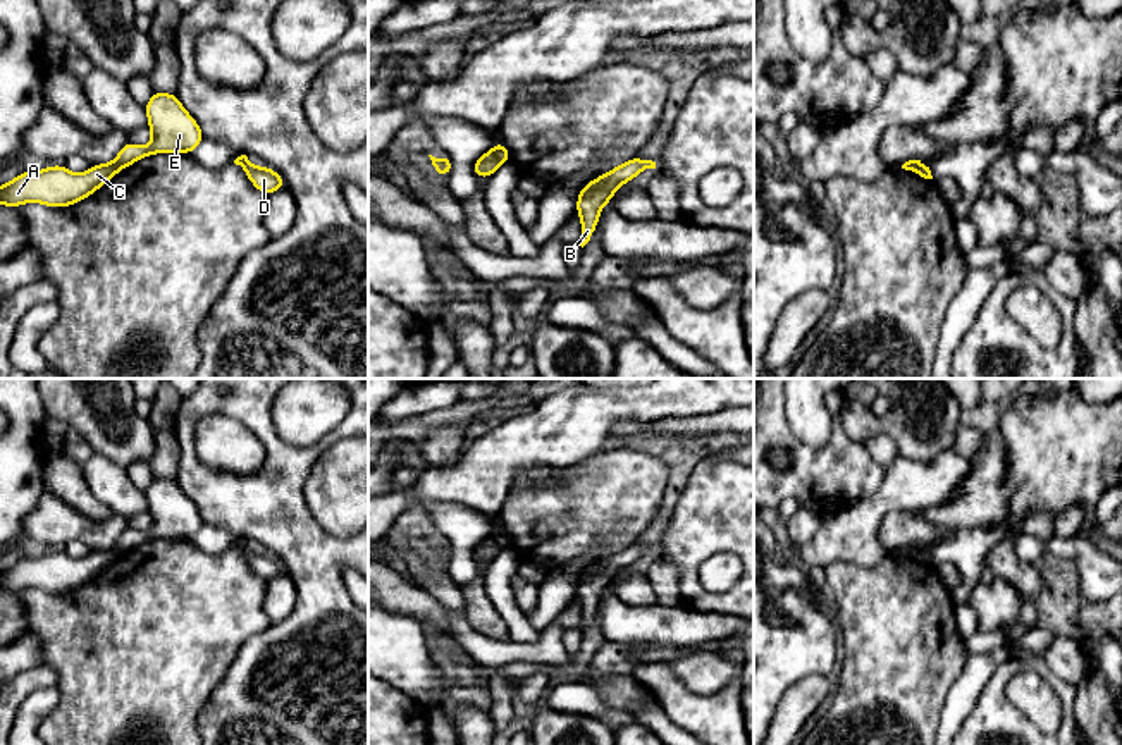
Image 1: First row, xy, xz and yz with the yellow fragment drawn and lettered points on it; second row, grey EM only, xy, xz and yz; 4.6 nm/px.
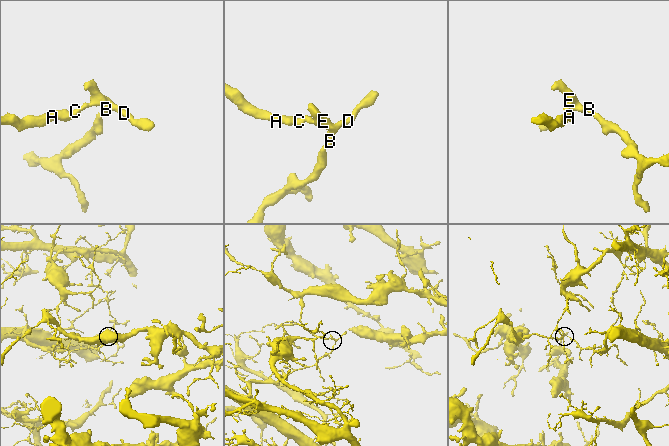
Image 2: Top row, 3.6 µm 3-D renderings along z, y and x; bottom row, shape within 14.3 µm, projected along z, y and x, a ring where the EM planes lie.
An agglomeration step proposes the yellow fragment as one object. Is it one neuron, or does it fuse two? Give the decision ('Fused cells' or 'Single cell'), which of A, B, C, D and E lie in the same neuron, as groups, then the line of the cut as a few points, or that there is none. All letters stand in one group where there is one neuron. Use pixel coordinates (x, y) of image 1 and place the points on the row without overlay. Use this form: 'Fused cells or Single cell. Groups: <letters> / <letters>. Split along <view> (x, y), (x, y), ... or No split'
Fused cells. Groups: A C / B D E. Split along xz (493, 535), (501, 547)

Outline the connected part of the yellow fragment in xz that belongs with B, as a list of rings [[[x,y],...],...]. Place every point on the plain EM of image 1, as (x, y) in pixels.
[[[635,542],[583,571],[576,585],[576,597],[582,606],[582,623],[576,628],[578,631],[583,633],[590,626],[599,607],[601,594],[606,588],[611,588],[616,575],[645,554],[656,554],[656,547]]]

